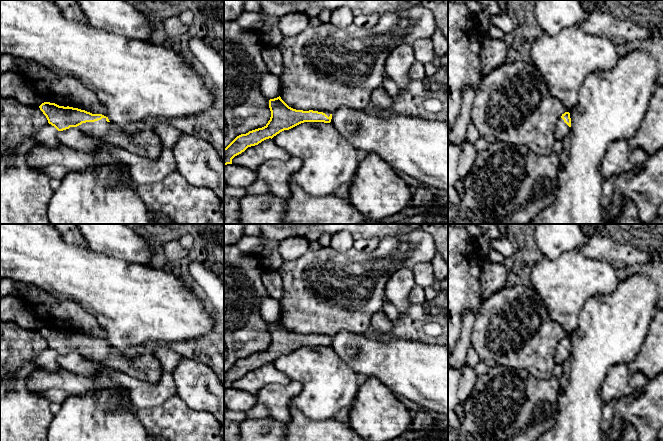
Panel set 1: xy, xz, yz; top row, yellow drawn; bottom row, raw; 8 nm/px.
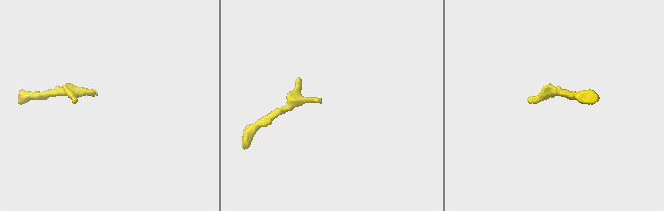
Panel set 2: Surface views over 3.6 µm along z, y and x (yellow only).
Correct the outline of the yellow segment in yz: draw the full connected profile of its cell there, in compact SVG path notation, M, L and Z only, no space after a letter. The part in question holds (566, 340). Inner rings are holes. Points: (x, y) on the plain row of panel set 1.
M565 336L557 346L555 362L556 364L562 364L570 355L571 342L570 337Z

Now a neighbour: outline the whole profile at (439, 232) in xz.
M421 224L420 228L432 236L436 251L443 256L448 266L448 224Z

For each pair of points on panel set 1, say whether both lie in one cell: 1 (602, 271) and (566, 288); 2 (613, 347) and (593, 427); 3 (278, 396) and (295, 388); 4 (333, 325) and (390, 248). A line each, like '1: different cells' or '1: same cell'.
1: same cell
2: same cell
3: same cell
4: same cell

